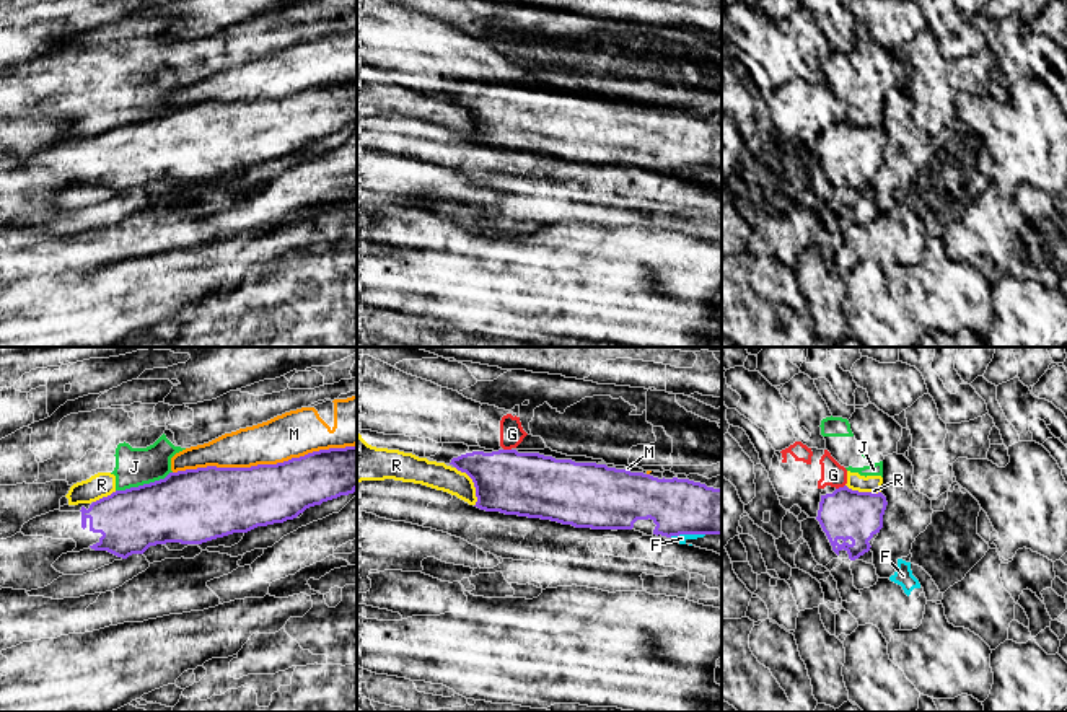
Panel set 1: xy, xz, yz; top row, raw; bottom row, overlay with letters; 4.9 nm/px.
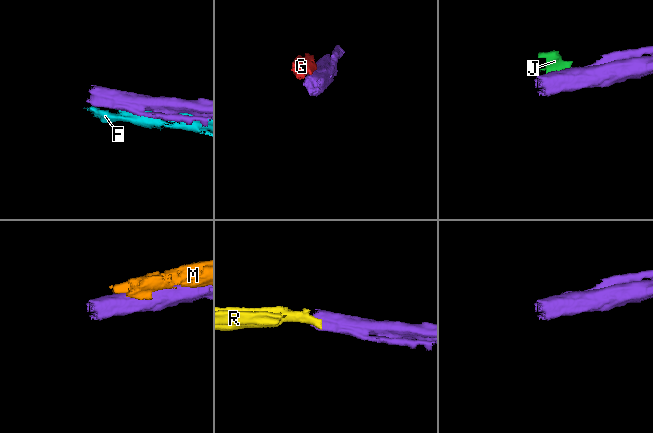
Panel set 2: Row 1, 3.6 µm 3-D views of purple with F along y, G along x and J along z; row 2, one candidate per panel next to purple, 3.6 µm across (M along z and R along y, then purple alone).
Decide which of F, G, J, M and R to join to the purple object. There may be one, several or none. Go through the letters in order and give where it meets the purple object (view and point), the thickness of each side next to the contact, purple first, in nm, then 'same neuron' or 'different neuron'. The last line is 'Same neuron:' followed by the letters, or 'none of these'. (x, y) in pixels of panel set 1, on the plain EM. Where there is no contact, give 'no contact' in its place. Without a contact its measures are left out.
F: xz (686, 168) | 280/50 nm | different neuron
G: yz (839, 123) | 240/120 nm | different neuron
J: xy (144, 119) | 360/190 nm | different neuron
M: xy (264, 100) | 320/220 nm | different neuron
R: xz (474, 119) | 320/130 nm | different neuron
Same neuron: none of these

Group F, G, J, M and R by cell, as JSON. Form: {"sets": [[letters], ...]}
{"sets": [["F"], ["G", "M"], ["J", "R"]]}

